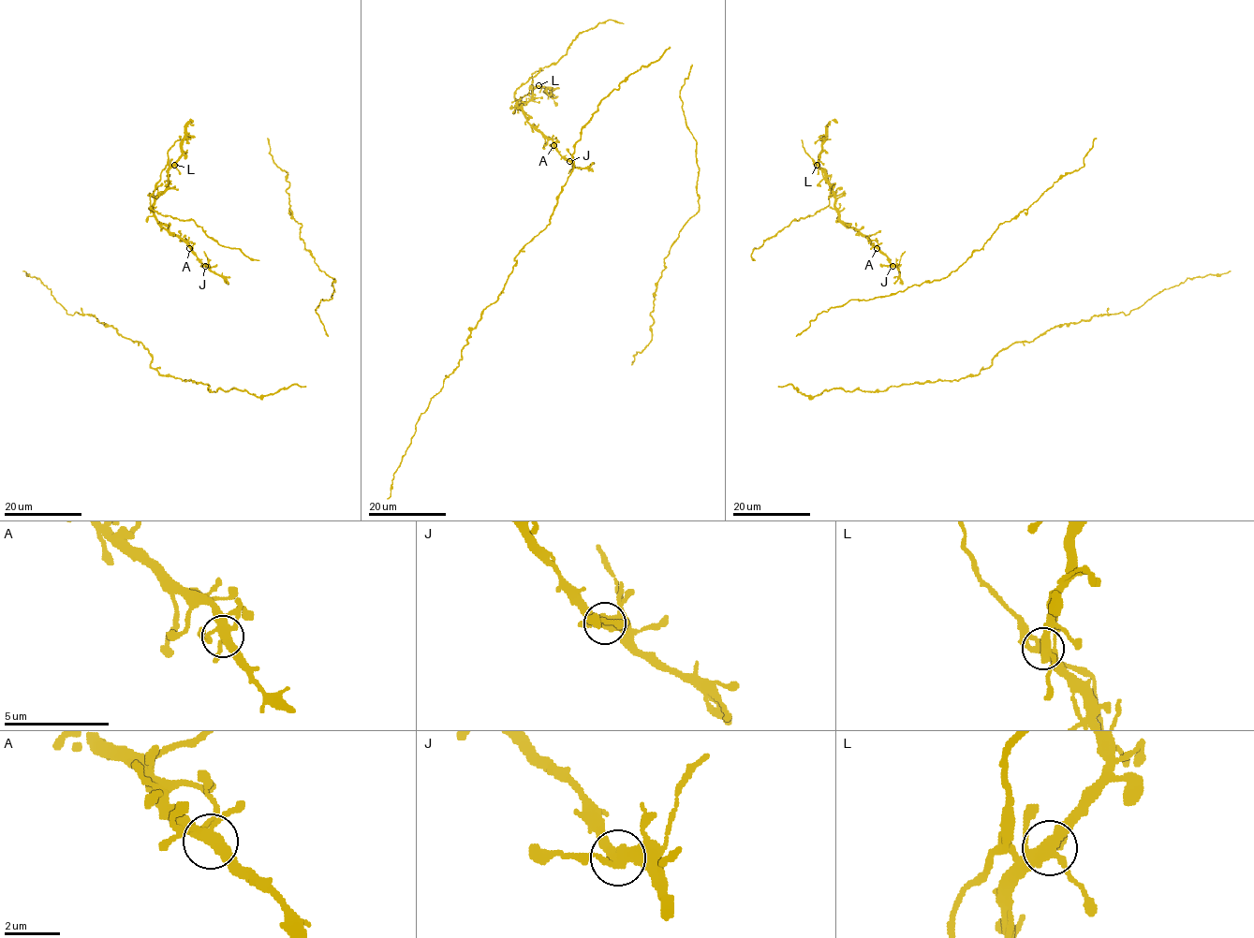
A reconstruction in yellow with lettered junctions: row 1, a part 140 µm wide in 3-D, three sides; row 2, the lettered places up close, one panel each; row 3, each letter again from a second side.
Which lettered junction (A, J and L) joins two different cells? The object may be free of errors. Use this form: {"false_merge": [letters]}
{"false_merge": []}

